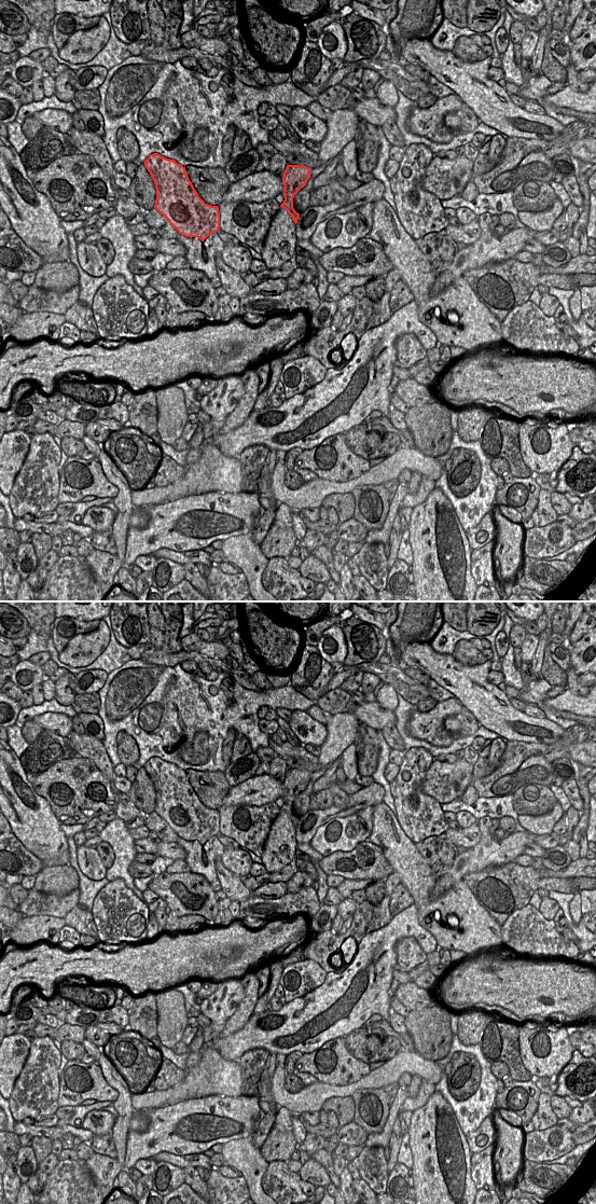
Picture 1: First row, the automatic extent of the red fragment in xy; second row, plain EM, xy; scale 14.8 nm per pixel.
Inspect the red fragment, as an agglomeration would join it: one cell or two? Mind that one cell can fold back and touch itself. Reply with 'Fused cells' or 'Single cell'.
Fused cells

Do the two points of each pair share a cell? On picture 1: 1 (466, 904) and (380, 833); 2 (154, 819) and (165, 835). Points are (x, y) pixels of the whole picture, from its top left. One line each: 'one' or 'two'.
1: one
2: one

